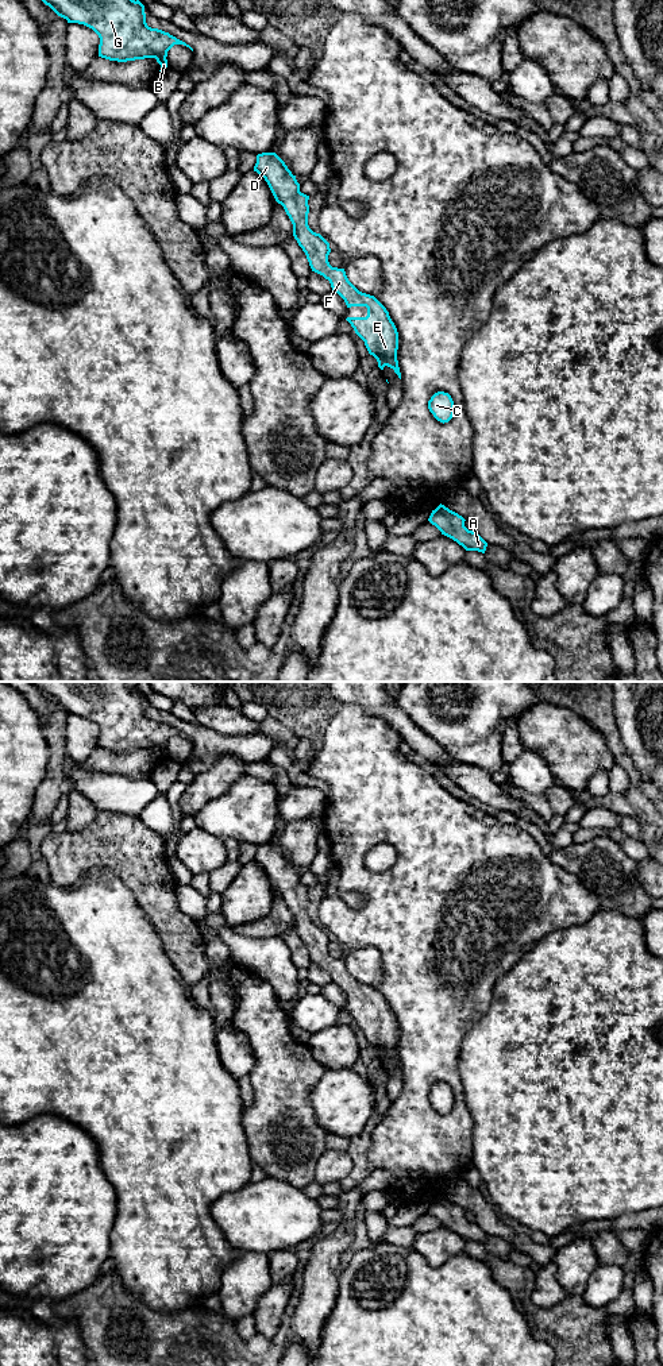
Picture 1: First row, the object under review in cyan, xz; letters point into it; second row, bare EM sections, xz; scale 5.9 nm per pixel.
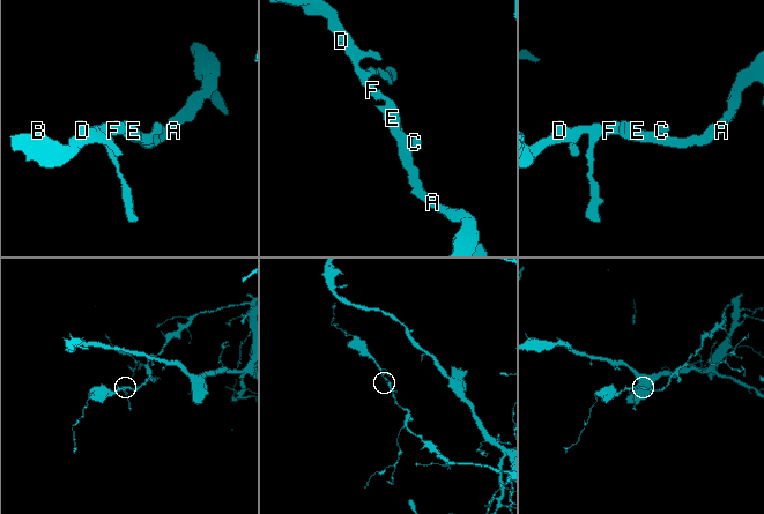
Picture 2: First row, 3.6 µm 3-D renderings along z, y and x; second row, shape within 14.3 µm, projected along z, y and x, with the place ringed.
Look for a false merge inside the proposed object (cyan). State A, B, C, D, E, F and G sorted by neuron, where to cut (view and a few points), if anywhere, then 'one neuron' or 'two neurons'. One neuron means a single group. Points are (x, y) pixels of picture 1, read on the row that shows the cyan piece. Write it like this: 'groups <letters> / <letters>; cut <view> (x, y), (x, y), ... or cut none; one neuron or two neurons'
groups A B C D E F G; cut none; one neuron

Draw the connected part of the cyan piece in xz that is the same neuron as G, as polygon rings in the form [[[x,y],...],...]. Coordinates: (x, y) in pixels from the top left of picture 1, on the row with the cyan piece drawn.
[[[42,0],[42,1],[43,1],[46,5],[49,5],[58,16],[66,19],[68,23],[78,23],[78,24],[84,24],[84,26],[92,28],[92,30],[99,35],[99,38],[100,38],[99,57],[105,58],[105,59],[109,59],[109,61],[127,62],[127,61],[135,61],[135,59],[155,58],[157,62],[161,65],[161,70],[159,70],[159,72],[162,72],[162,70],[165,70],[165,69],[167,67],[167,59],[166,59],[167,51],[169,51],[174,45],[184,45],[184,46],[189,47],[189,49],[193,51],[193,49],[192,49],[189,45],[186,45],[185,42],[177,39],[176,36],[170,35],[169,32],[165,32],[165,31],[158,30],[158,28],[151,28],[151,27],[149,27],[147,23],[146,23],[144,5],[143,5],[139,0],[136,0],[136,1],[135,1],[135,0]]]

